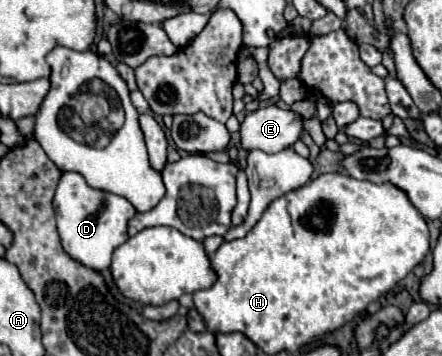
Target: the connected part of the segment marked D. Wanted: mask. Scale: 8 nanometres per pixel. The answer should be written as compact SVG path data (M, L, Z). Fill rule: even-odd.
M63 172L55 191L55 214L61 246L79 264L105 272L111 266L111 256L117 246L121 246L127 236L127 222L135 216L133 204L117 194L91 188L85 178L77 172Z

